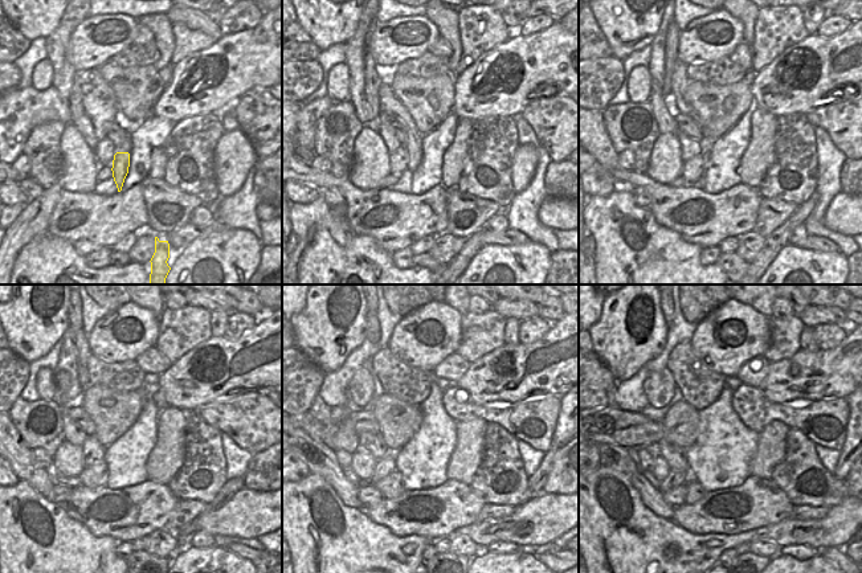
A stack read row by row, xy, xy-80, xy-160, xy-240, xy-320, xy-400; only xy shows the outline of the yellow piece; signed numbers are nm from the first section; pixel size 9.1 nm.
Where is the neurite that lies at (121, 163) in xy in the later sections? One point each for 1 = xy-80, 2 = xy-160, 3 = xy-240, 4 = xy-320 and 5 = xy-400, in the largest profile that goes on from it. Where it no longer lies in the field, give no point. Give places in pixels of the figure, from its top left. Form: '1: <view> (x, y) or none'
1: xy-80 (405, 129)
2: xy-160 (675, 98)
3: xy-240 (84, 352)
4: xy-320 (372, 331)
5: xy-400 (668, 311)

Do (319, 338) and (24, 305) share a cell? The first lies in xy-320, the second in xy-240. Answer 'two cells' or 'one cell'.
one cell

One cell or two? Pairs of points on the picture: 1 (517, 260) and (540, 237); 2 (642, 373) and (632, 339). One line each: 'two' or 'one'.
1: two
2: two

